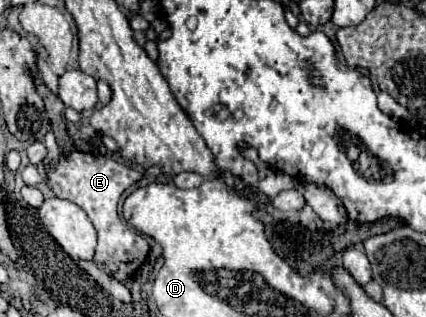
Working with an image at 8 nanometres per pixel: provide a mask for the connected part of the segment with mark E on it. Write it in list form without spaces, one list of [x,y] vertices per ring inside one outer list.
[[[71,151],[67,159],[59,159],[59,165],[55,169],[51,169],[47,165],[47,171],[49,171],[49,185],[55,193],[55,197],[73,201],[89,215],[89,219],[99,235],[95,263],[105,267],[103,271],[115,273],[115,277],[121,281],[129,279],[147,259],[149,243],[135,229],[131,229],[129,225],[123,223],[123,219],[117,213],[117,201],[121,199],[125,189],[129,189],[131,185],[135,185],[137,181],[143,179],[143,173],[133,167],[127,167],[123,163],[117,163],[113,159],[93,157],[93,155],[81,153],[81,151]]]

